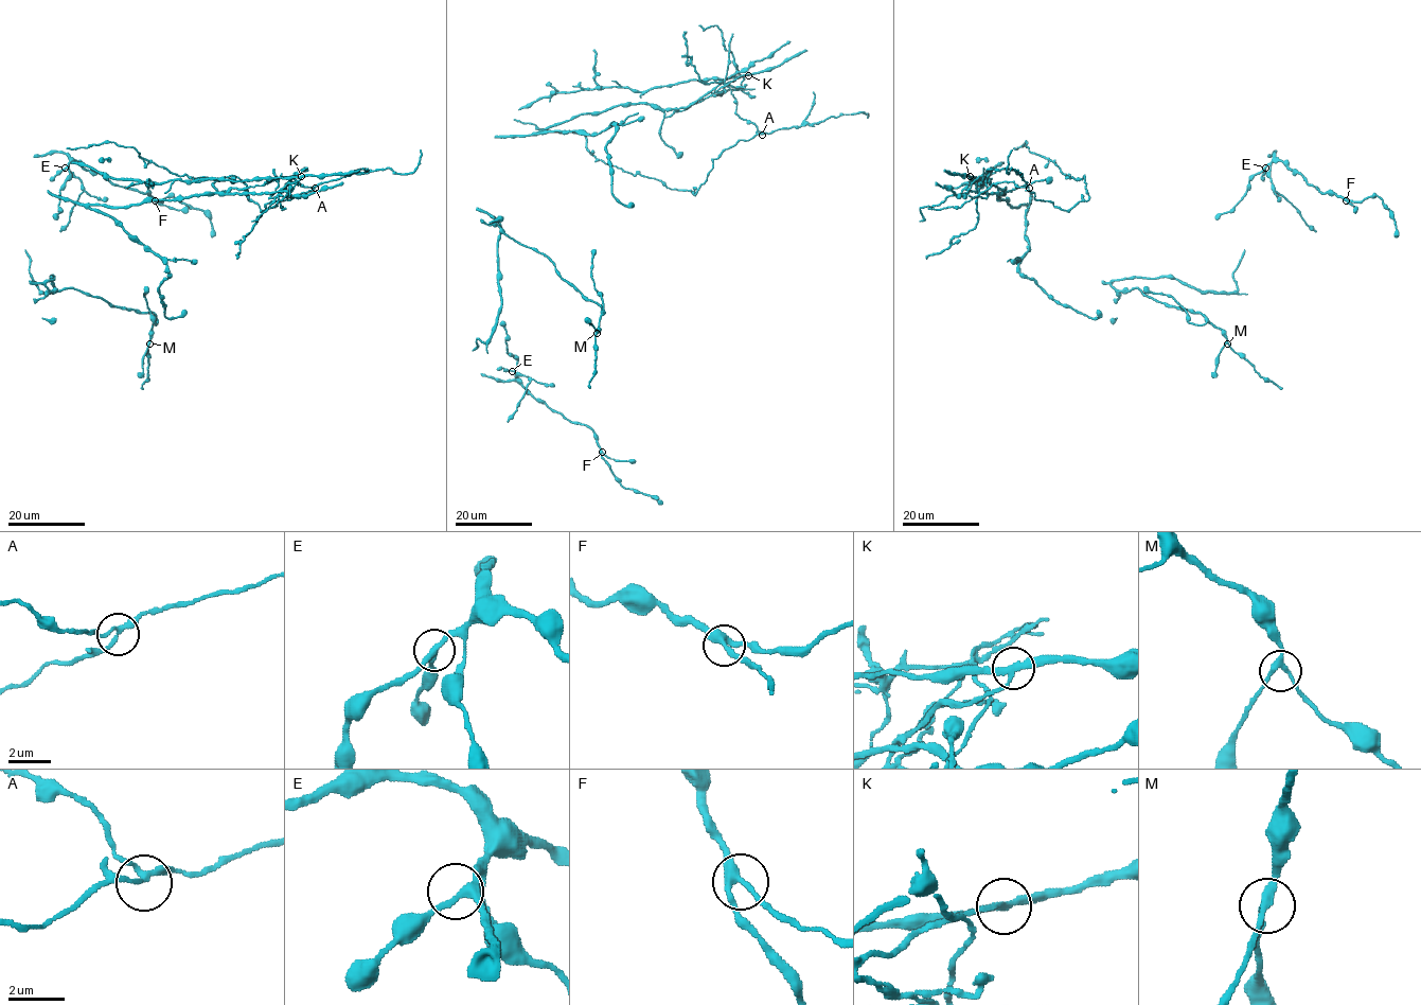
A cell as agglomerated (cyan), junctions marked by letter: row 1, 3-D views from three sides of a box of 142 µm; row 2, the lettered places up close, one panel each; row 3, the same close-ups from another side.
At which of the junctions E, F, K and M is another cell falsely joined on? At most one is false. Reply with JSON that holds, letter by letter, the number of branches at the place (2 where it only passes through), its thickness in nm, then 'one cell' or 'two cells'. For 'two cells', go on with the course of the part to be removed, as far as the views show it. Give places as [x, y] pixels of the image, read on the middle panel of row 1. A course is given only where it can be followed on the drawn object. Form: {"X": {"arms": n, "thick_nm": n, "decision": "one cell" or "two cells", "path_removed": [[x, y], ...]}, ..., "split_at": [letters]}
{"E": {"arms": 3, "thick_nm": 220, "decision": "one cell"}, "F": {"arms": 3, "thick_nm": 320, "decision": "one cell"}, "K": {"arms": 3, "thick_nm": 240, "decision": "two cells", "path_removed": [[748, 75], [726, 85], [735, 112], [761, 135], [713, 159], [695, 195], [592, 156], [580, 134], [514, 119]]}, "M": {"arms": 3, "thick_nm": 240, "decision": "one cell"}, "split_at": ["K"]}

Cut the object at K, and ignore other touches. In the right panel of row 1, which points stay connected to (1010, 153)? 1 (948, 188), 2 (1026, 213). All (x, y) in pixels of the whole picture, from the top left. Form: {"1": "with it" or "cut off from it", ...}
{"1": "cut off from it", "2": "cut off from it"}

